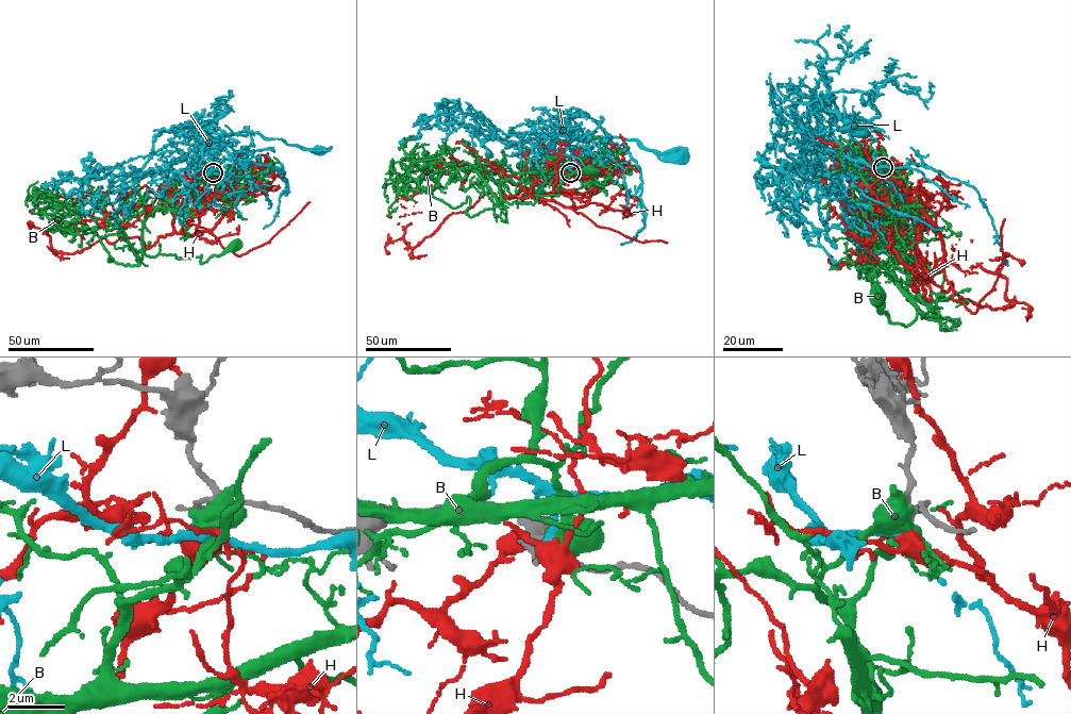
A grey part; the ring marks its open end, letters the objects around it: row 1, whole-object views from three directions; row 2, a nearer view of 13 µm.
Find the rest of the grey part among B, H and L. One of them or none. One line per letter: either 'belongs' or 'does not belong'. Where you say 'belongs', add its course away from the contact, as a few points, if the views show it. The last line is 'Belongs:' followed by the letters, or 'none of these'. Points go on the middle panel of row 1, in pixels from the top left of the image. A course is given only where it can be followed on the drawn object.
B: does not belong
H: does not belong
L: belongs; course (570, 172), (548, 151), (555, 133), (575, 135), (597, 144), (614, 137), (635, 139), (645, 148), (676, 160)
Belongs: L

